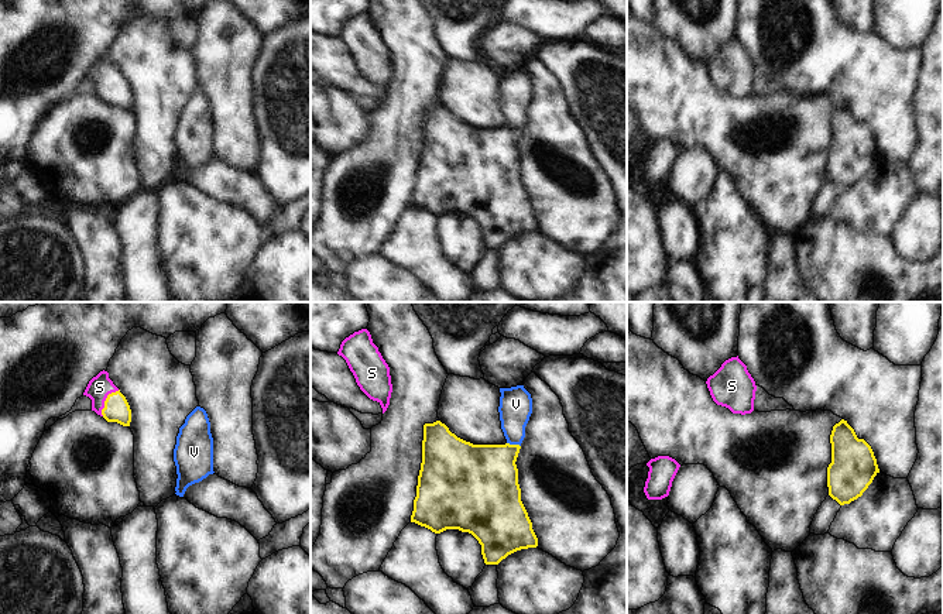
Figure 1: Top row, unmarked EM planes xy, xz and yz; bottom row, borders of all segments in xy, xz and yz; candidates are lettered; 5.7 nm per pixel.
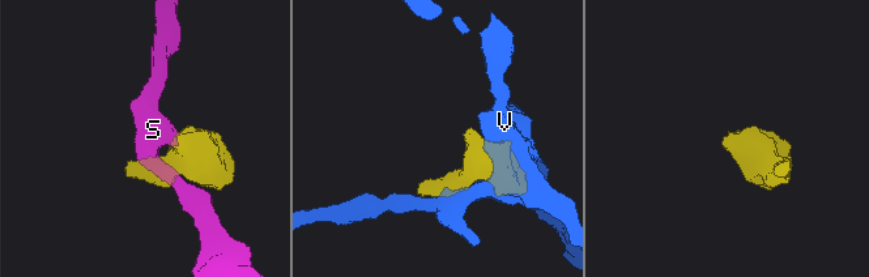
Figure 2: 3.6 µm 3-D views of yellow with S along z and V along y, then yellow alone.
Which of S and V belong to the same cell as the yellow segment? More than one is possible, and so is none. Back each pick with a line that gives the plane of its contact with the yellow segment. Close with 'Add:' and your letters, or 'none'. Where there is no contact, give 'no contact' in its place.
S: meets yellow in xy
Add: S

